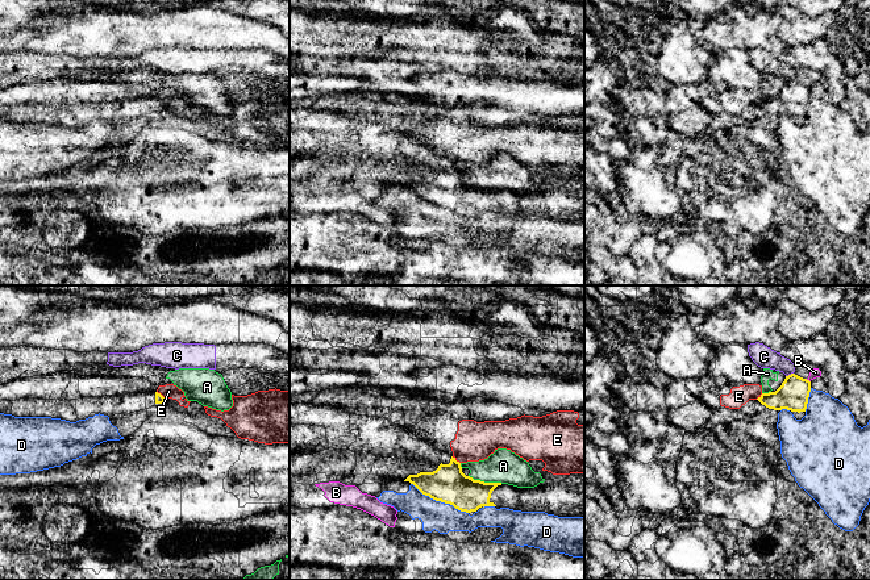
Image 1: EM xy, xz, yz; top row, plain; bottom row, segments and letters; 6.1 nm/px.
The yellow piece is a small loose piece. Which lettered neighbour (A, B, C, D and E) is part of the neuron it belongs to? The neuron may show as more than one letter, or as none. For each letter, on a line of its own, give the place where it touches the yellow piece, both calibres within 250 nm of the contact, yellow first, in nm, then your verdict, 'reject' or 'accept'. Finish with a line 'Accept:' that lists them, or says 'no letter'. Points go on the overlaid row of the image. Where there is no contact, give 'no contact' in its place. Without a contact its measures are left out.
A: xz (486, 483) | 220/200 nm | reject
B: yz (808, 380) | 190/60 nm | reject
C: yz (789, 375) | 190/140 nm | reject
D: xz (440, 500) | 220/180 nm | reject
E: xz (454, 459) | 220/240 nm | reject
Accept: no letter

